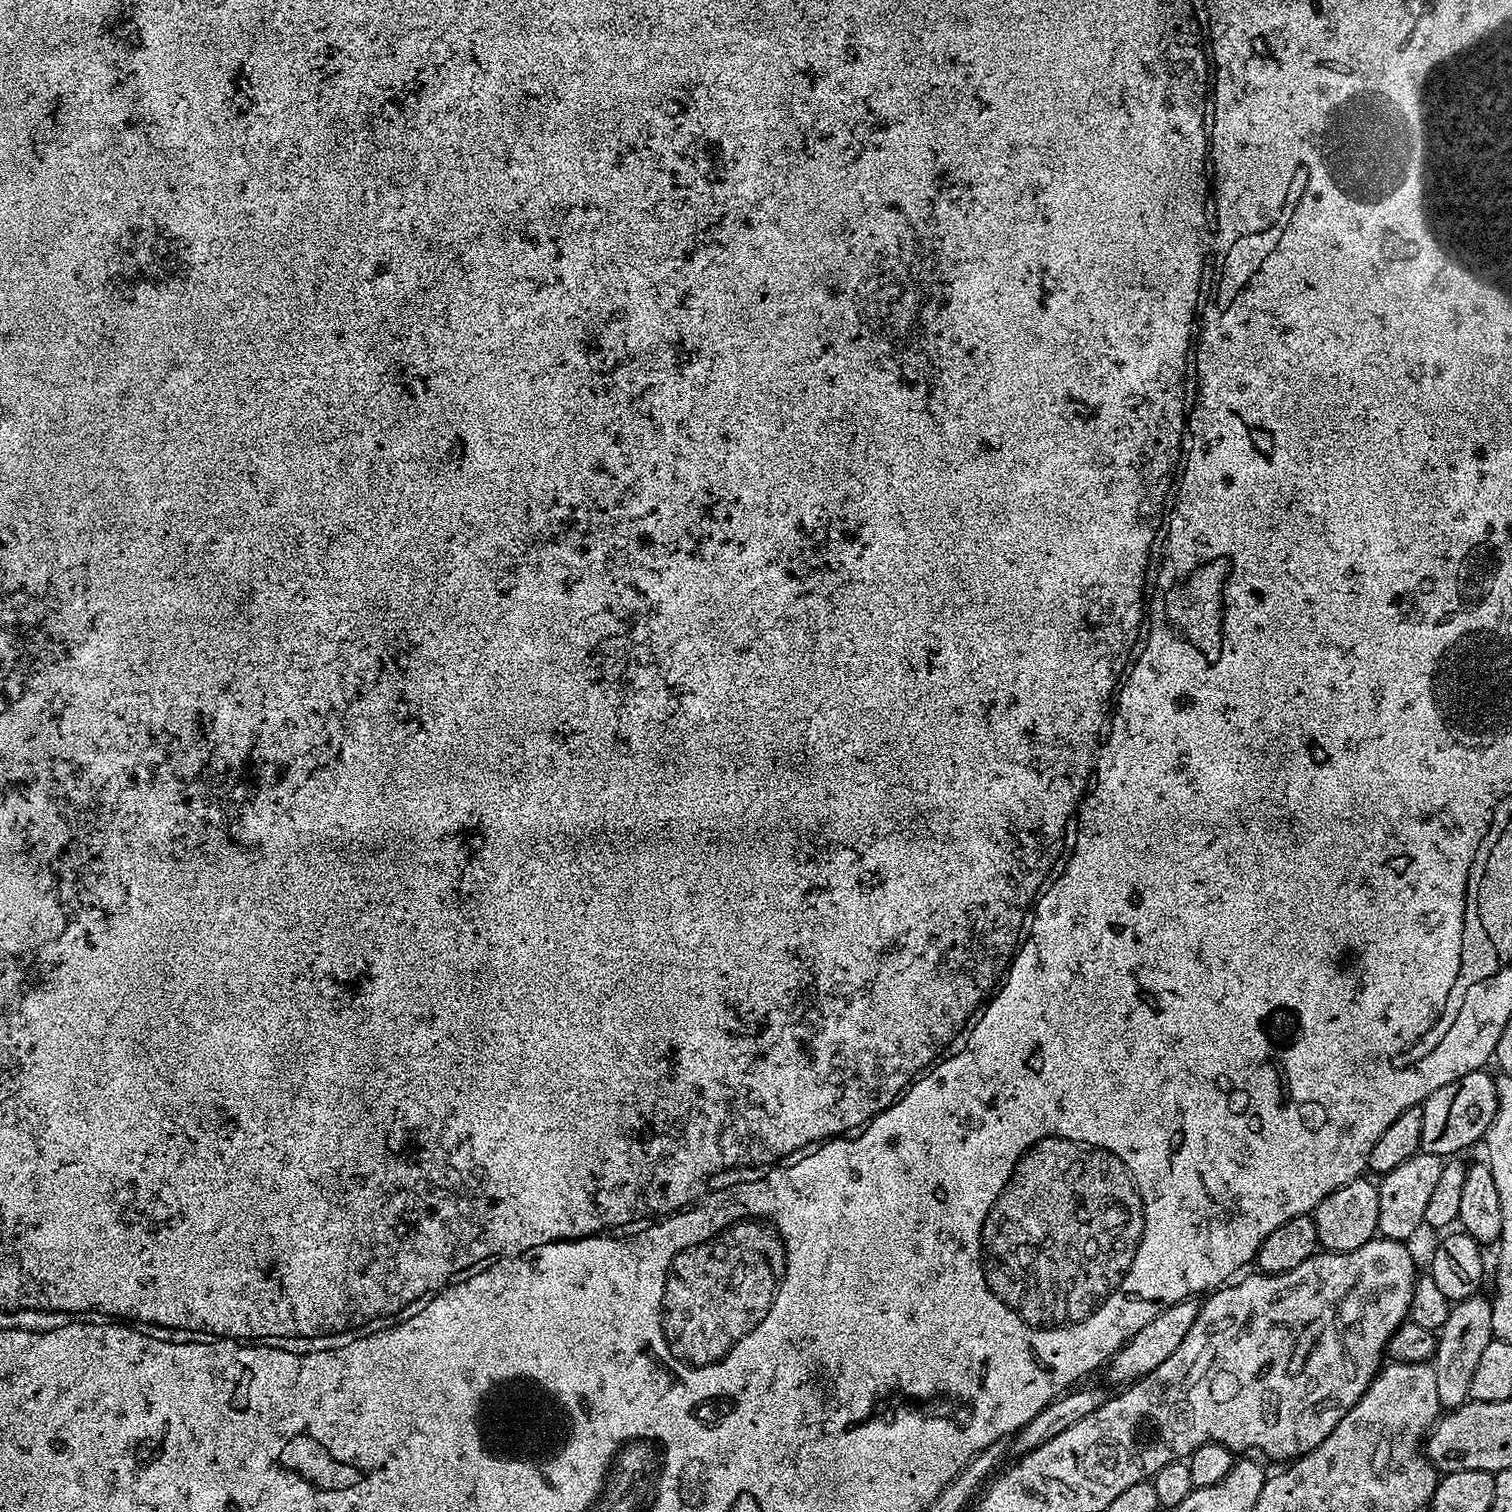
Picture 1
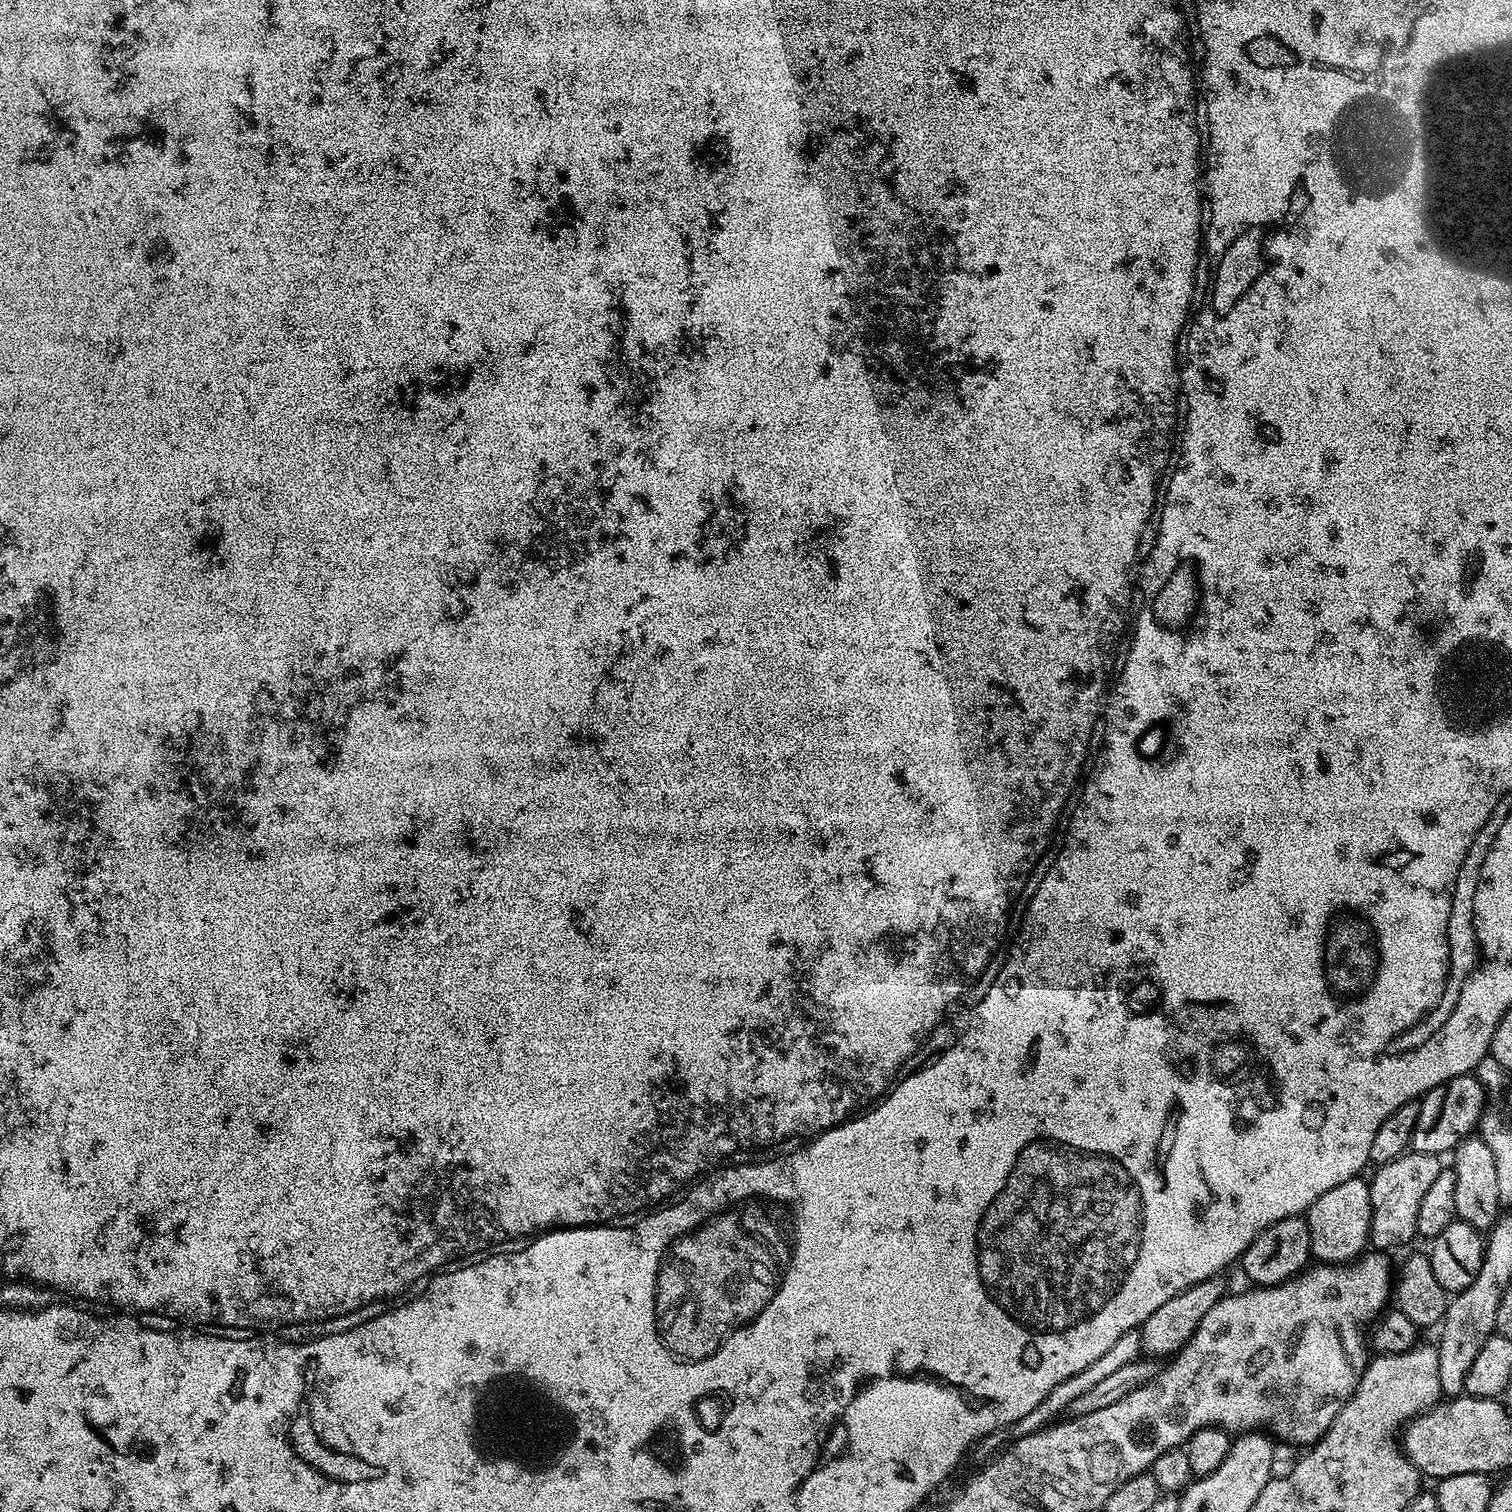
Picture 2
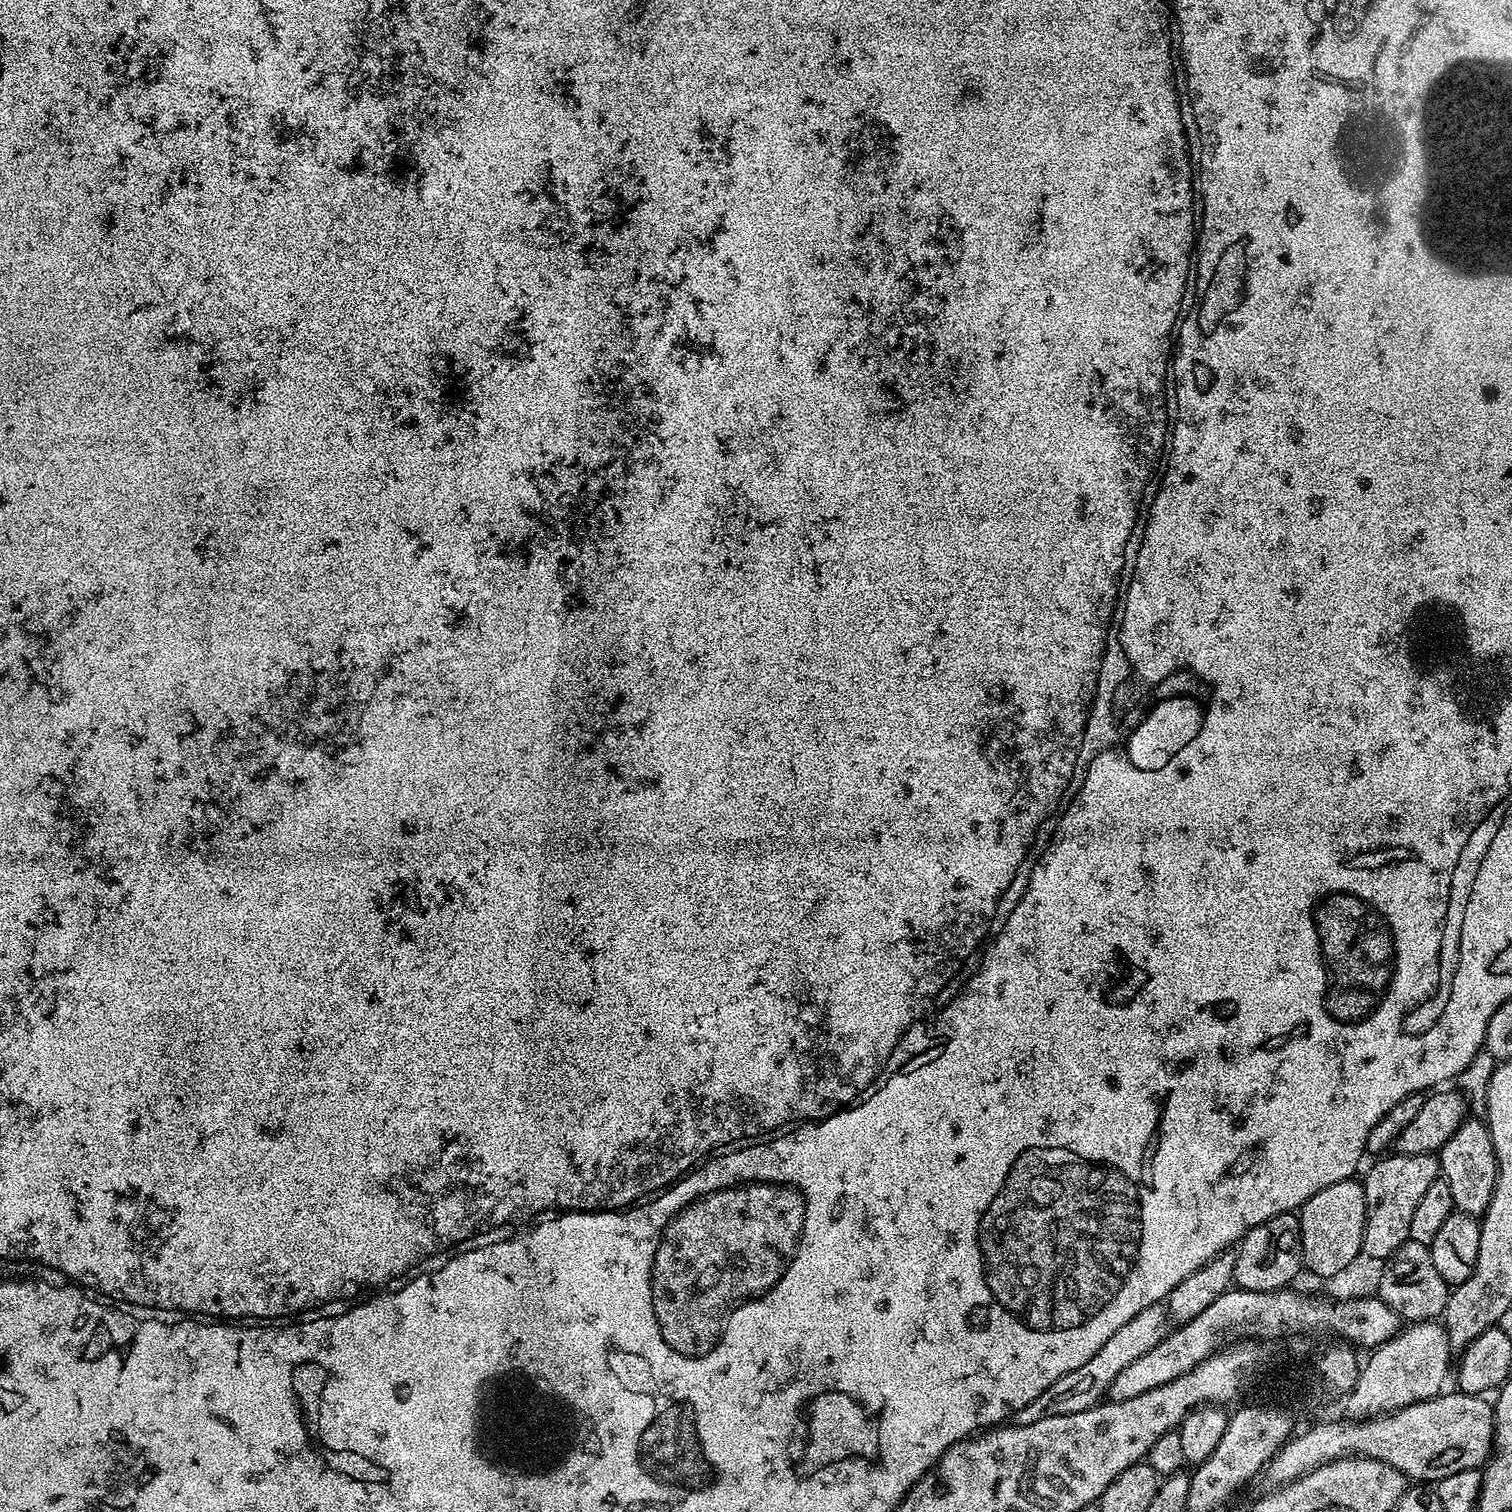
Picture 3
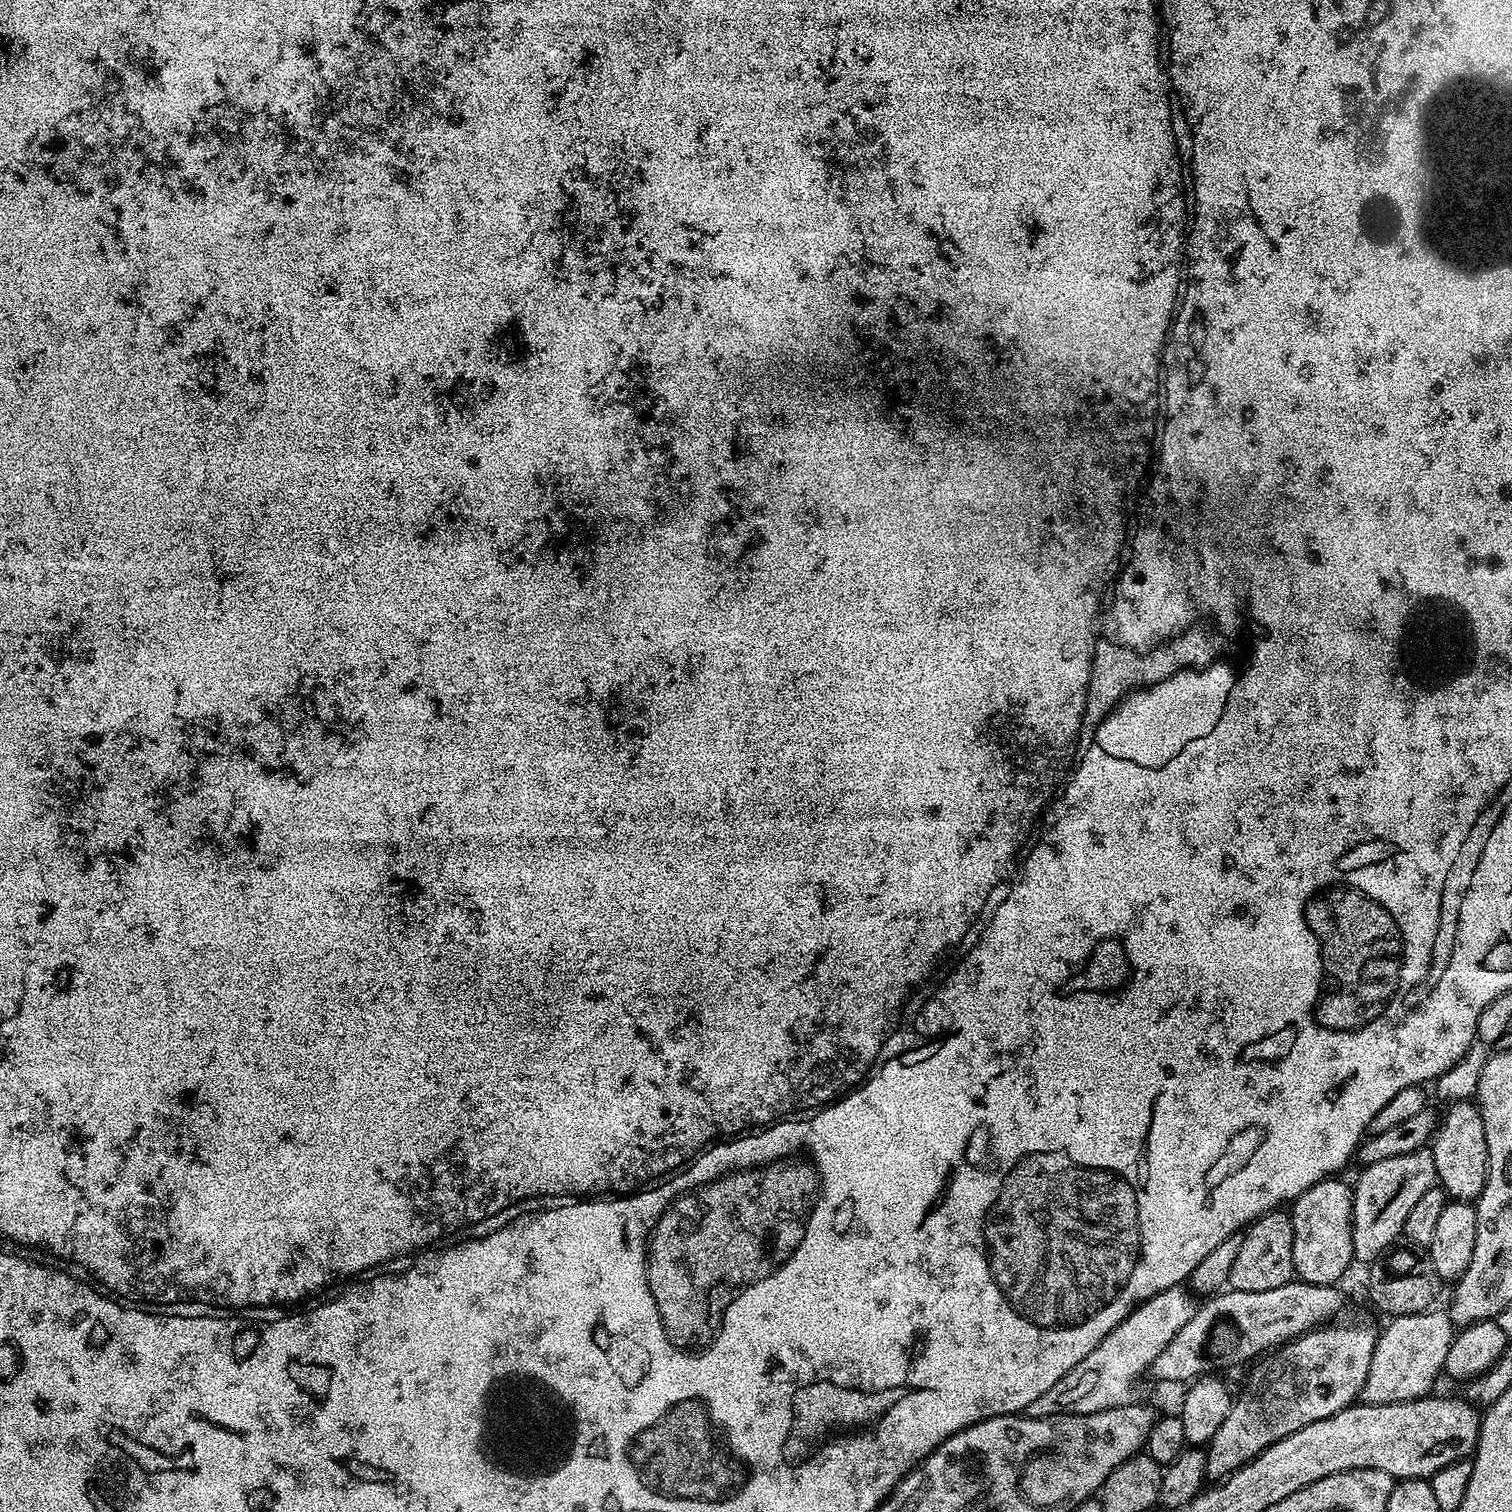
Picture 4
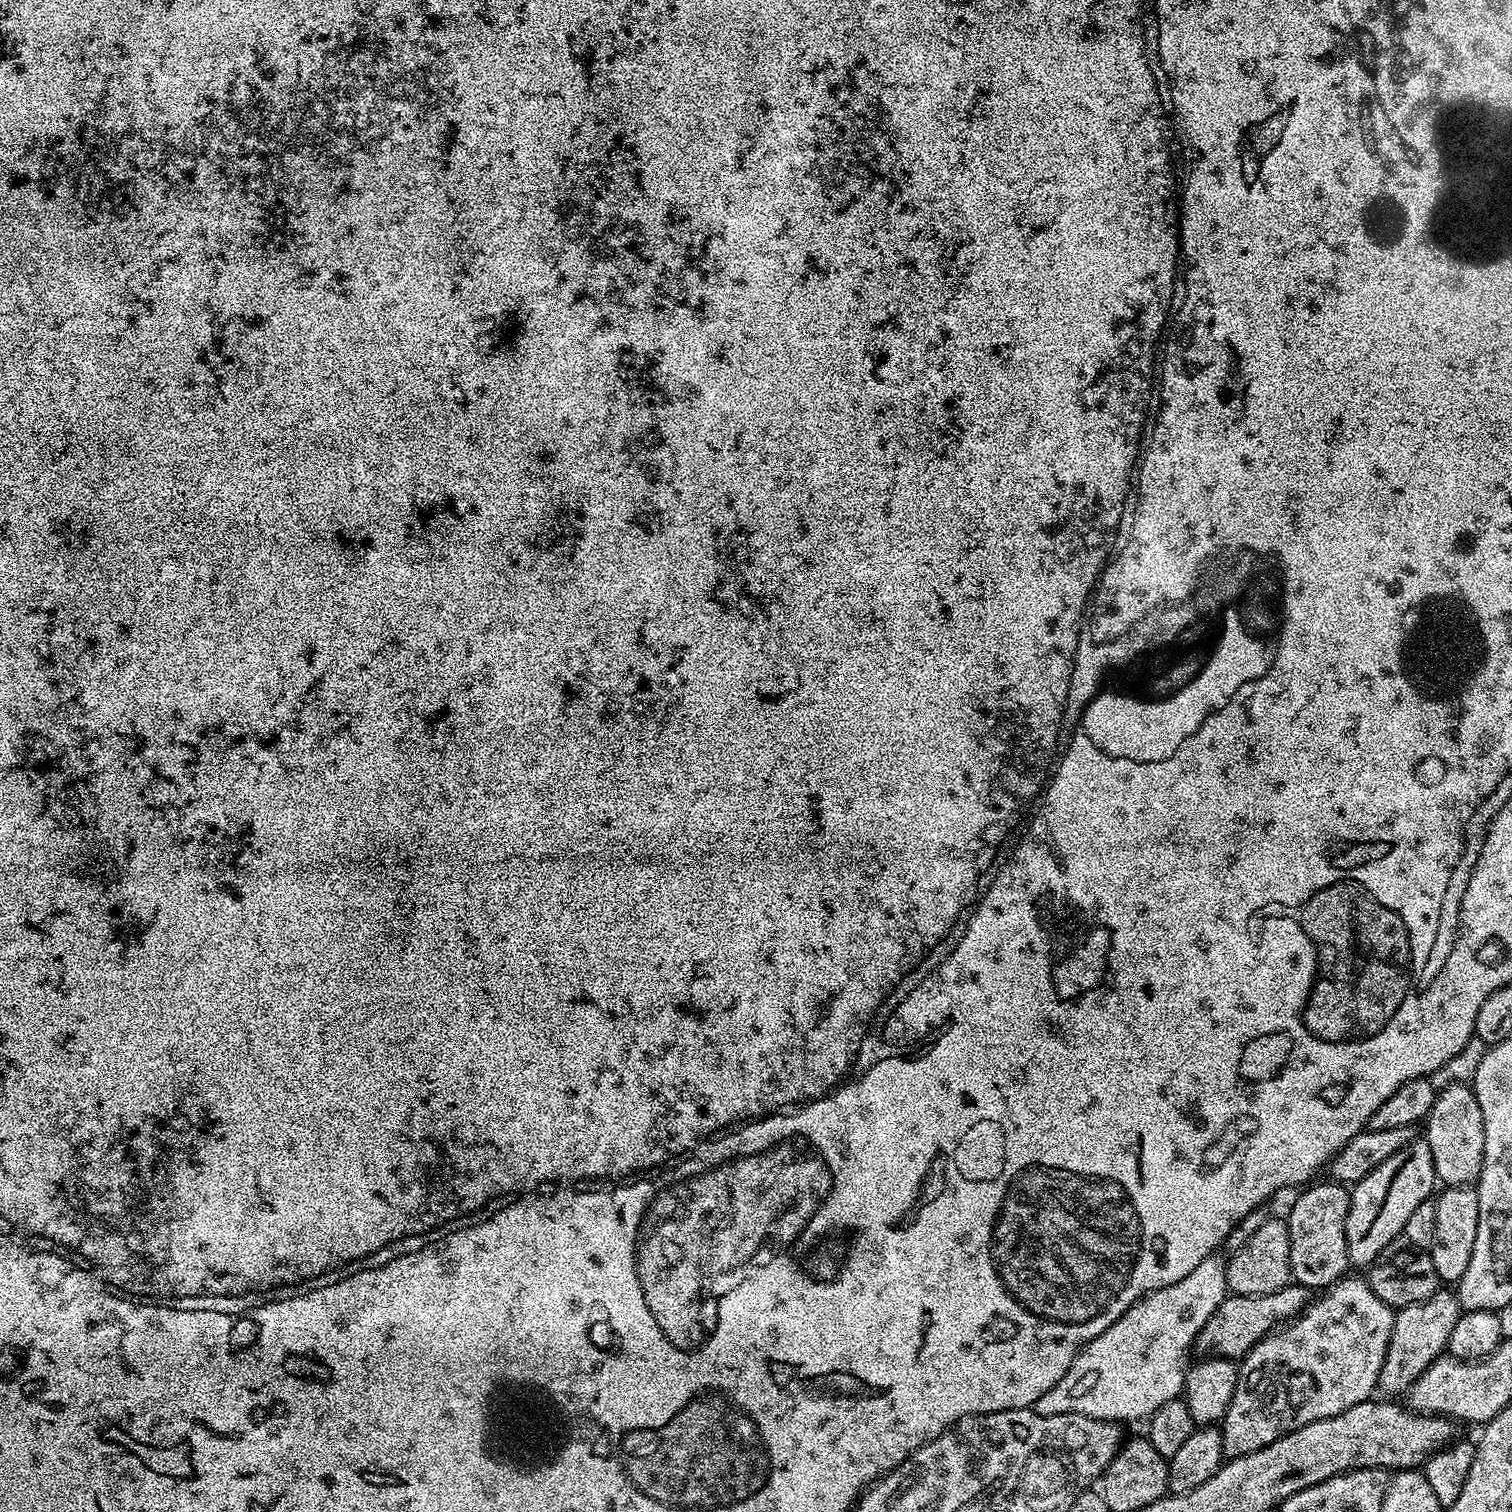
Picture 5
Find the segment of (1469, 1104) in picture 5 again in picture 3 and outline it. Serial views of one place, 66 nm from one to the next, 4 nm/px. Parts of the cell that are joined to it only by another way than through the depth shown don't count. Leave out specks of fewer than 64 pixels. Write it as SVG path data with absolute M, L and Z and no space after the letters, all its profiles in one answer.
M1465 1119L1463 1124L1450 1134L1450 1142L1440 1147L1440 1176L1450 1186L1450 1198L1455 1211L1483 1217L1490 1206L1490 1198L1494 1198L1494 1182L1496 1181L1496 1155L1494 1142L1490 1138L1490 1130L1483 1119Z

